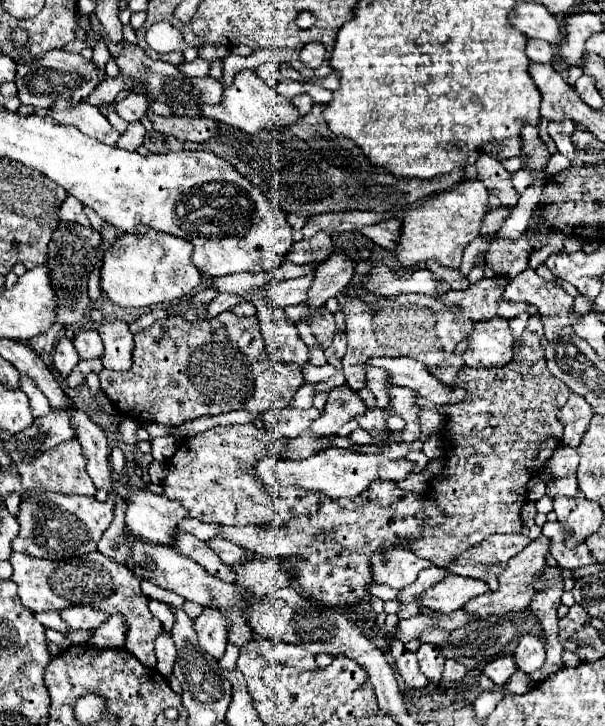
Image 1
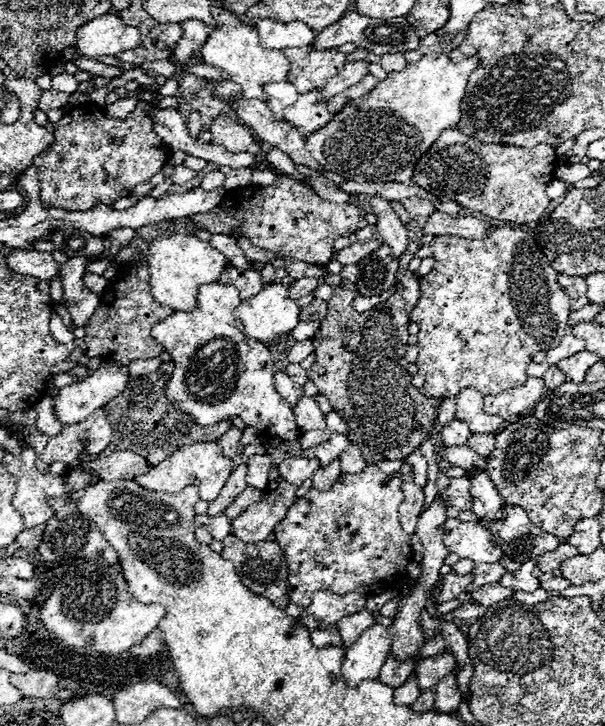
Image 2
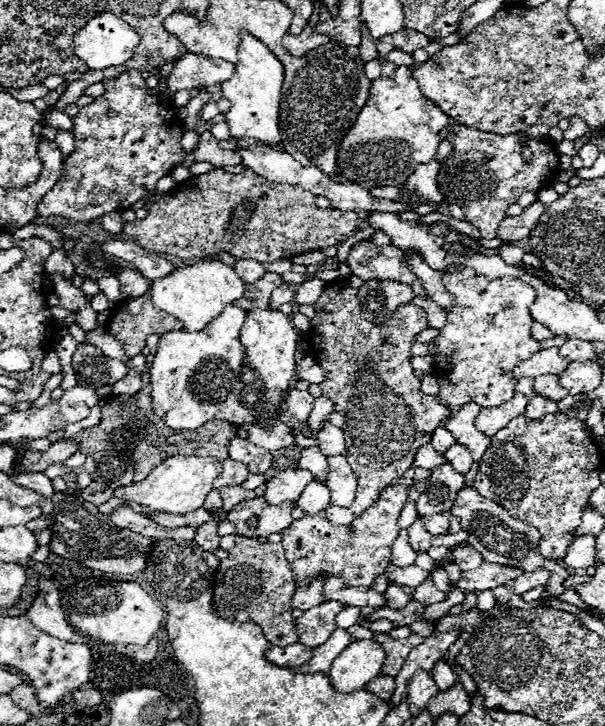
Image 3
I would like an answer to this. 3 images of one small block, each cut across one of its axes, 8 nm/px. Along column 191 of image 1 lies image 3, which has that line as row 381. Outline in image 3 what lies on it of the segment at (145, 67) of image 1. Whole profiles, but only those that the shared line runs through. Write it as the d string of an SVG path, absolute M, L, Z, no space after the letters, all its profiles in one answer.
M78 344L74 356L72 356L72 368L76 372L78 384L88 386L92 390L98 390L102 386L112 386L126 374L126 364L116 362L112 358L104 358L96 346Z

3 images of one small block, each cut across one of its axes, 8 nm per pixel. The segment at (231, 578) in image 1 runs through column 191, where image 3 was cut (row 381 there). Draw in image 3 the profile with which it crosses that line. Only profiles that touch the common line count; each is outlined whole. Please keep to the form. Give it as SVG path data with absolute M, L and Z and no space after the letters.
M554 374L538 376L534 380L534 394L548 398L548 400L554 400L554 402L560 402L560 398L568 396L568 392L558 384L558 376L554 376Z

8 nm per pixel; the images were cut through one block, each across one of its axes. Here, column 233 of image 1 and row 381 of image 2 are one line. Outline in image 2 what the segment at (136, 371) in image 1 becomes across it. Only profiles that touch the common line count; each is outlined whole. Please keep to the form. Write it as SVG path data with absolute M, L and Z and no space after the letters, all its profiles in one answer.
M330 272L322 282L334 290L334 296L328 300L326 318L312 338L316 364L308 370L308 378L344 418L348 424L346 436L360 448L368 466L384 460L404 460L430 438L436 426L436 408L428 396L412 386L404 358L408 348L408 314L420 298L418 278L404 280L404 284L398 280L394 296L362 314L352 308L356 284Z

